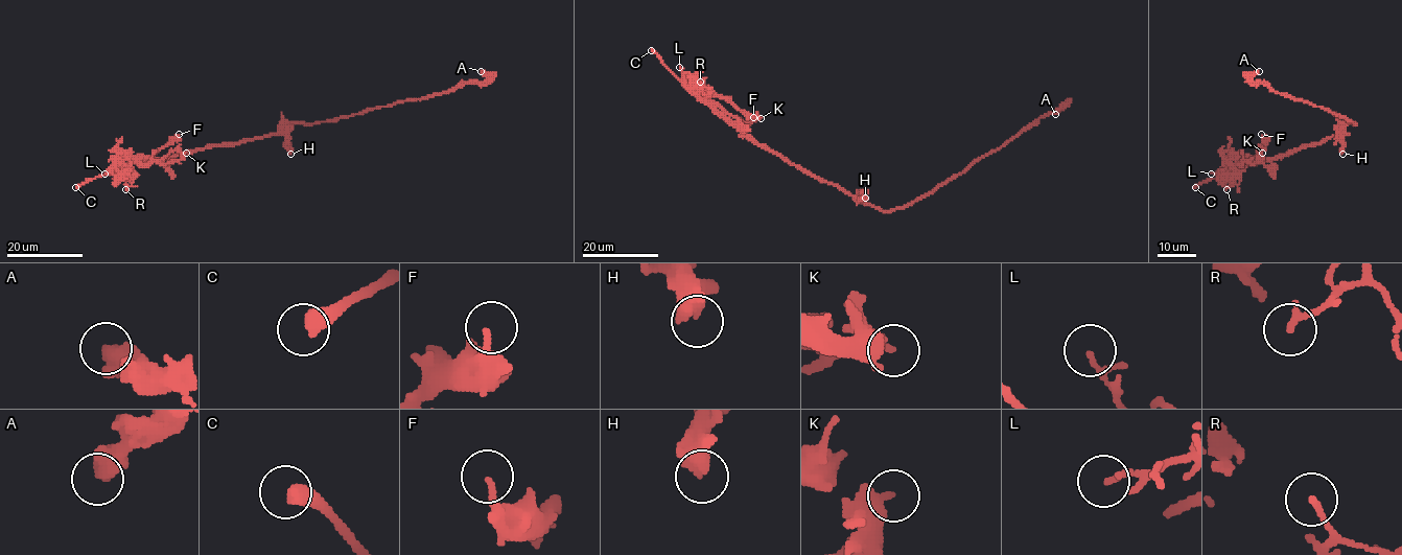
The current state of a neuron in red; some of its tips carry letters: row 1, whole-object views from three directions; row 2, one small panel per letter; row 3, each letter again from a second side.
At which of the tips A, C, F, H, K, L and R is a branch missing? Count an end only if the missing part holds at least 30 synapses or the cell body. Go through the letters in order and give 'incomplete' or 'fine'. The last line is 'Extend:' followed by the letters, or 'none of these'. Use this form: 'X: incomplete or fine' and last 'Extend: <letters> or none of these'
A: fine
C: incomplete
F: fine
H: fine
K: fine
L: fine
R: fine
Extend: C

